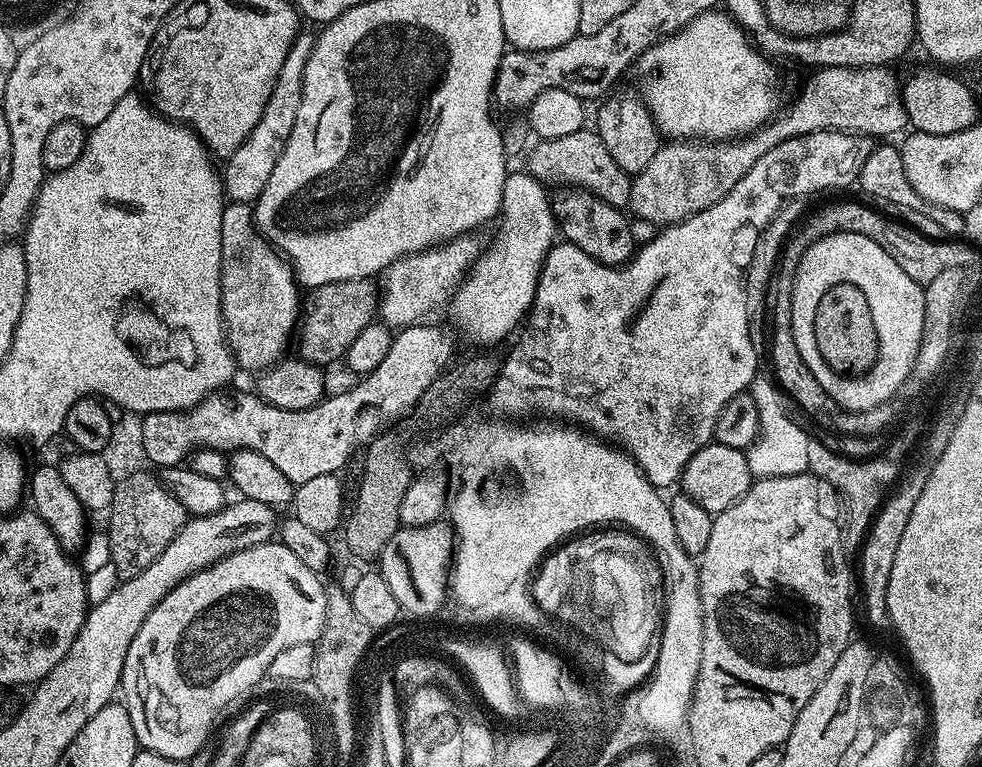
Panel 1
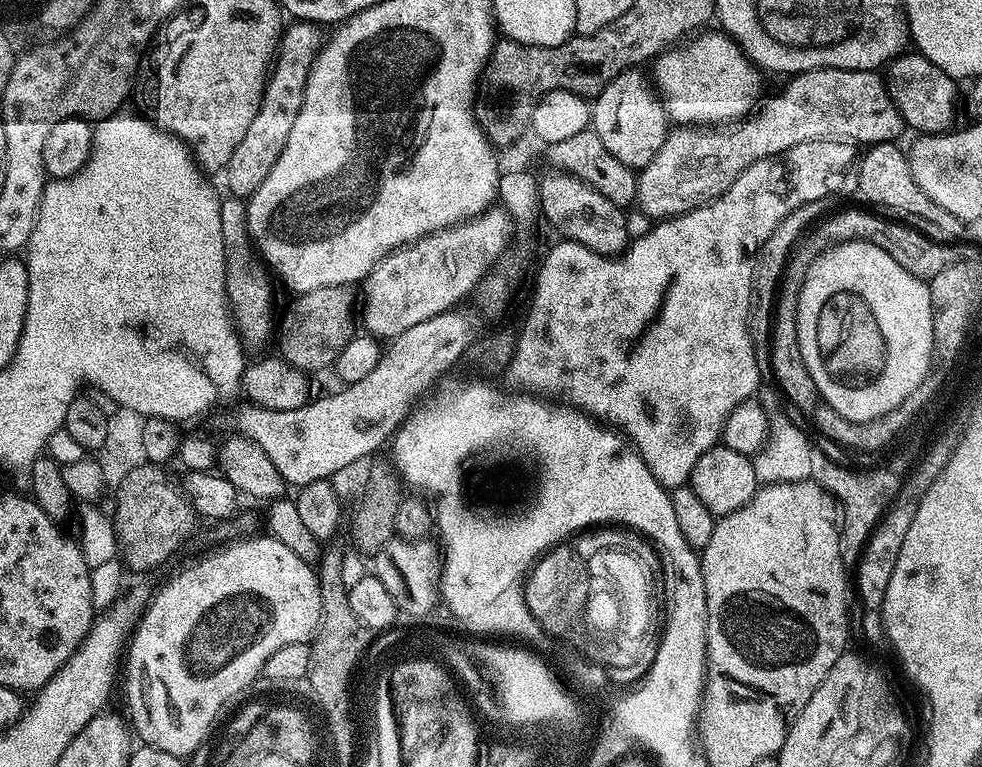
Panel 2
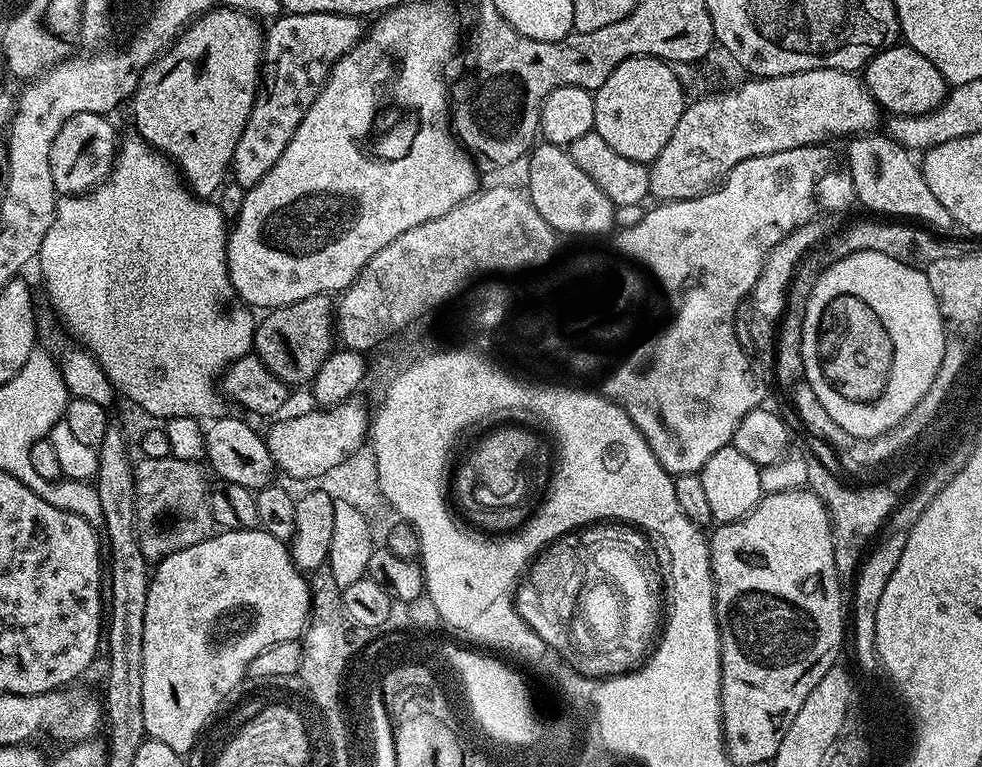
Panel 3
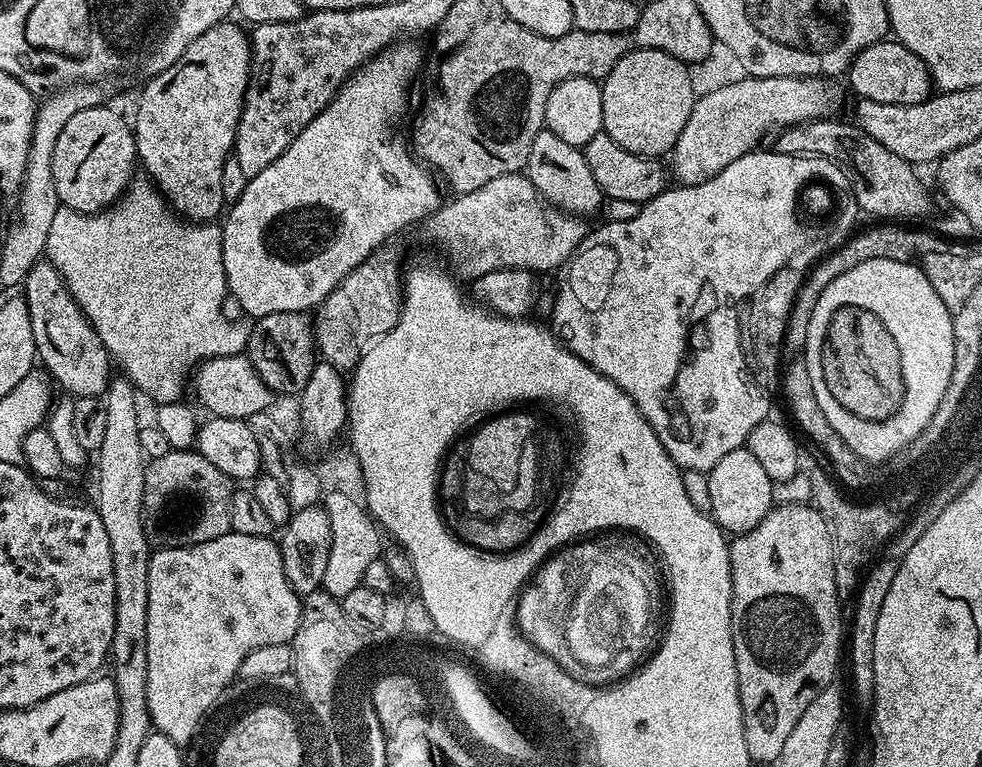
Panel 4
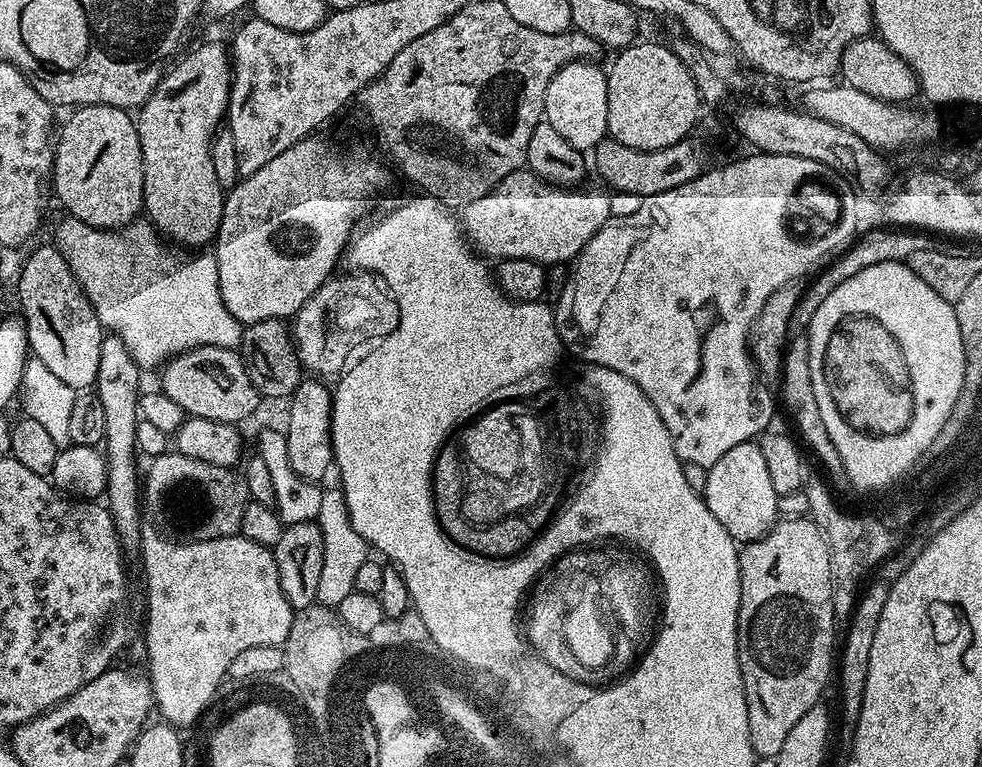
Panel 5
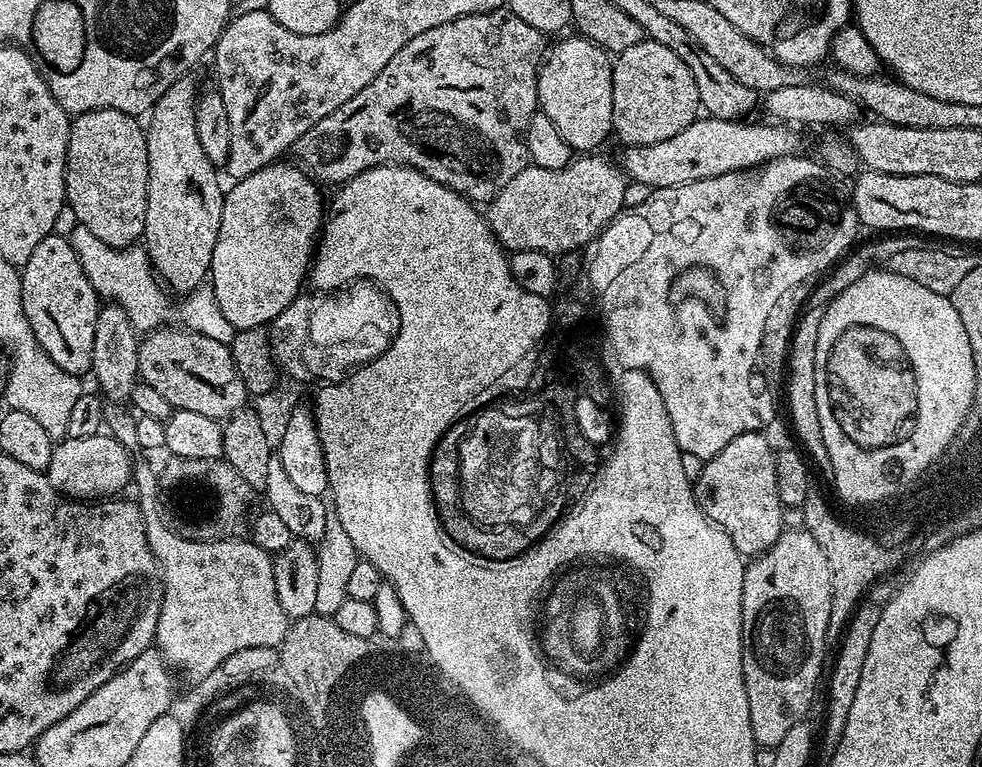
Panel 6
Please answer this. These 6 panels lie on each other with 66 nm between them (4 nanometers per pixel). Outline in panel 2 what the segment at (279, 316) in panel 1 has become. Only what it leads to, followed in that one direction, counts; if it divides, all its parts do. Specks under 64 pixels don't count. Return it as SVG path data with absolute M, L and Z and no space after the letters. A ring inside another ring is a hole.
M228 194L221 199L220 209L222 210L222 246L228 267L228 277L226 278L228 303L241 337L249 345L260 344L271 332L272 335L274 332L272 286L264 277L265 269L258 263L257 255L254 253L252 242L248 237L247 203L241 197Z

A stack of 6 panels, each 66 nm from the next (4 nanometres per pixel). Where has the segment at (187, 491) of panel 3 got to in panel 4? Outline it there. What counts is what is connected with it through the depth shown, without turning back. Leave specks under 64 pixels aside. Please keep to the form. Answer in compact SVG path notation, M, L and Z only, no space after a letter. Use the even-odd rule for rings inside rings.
M169 450L162 458L148 460L144 469L144 515L146 527L153 537L161 536L161 541L171 545L201 544L214 538L224 536L232 531L232 493L234 481L218 466L206 462L202 454L195 450ZM196 484L212 484L212 500L204 500L200 520L196 520L196 528L180 528L176 536L176 520L172 520L172 512L176 508L168 508L168 496L176 492L176 488L196 488Z

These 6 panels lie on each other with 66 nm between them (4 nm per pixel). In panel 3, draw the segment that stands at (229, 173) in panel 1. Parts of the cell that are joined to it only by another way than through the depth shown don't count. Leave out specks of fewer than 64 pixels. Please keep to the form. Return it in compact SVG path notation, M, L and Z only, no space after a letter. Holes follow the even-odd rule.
M289 12L276 16L267 25L256 101L232 159L230 176L234 183L247 190L266 178L278 158L282 158L282 150L286 150L290 138L294 138L294 130L298 130L306 110L324 89L329 71L363 39L364 24L359 16Z

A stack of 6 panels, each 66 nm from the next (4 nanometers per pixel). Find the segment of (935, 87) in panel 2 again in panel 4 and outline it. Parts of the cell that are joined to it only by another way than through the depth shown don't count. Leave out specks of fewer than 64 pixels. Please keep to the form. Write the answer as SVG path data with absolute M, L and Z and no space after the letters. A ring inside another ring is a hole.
M885 38L866 46L852 59L852 65L846 73L848 84L862 100L873 100L883 104L914 106L933 95L932 75L928 73L926 62L918 58L909 48L895 38Z

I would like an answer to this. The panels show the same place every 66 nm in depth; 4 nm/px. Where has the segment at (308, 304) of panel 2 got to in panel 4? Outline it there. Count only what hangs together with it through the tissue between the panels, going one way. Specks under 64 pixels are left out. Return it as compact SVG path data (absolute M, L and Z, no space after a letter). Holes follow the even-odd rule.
M275 312L259 317L253 323L246 349L248 361L258 370L258 378L266 382L266 386L274 394L280 392L284 396L295 397L310 382L310 374L318 363L317 353L314 351L313 317L308 312Z

